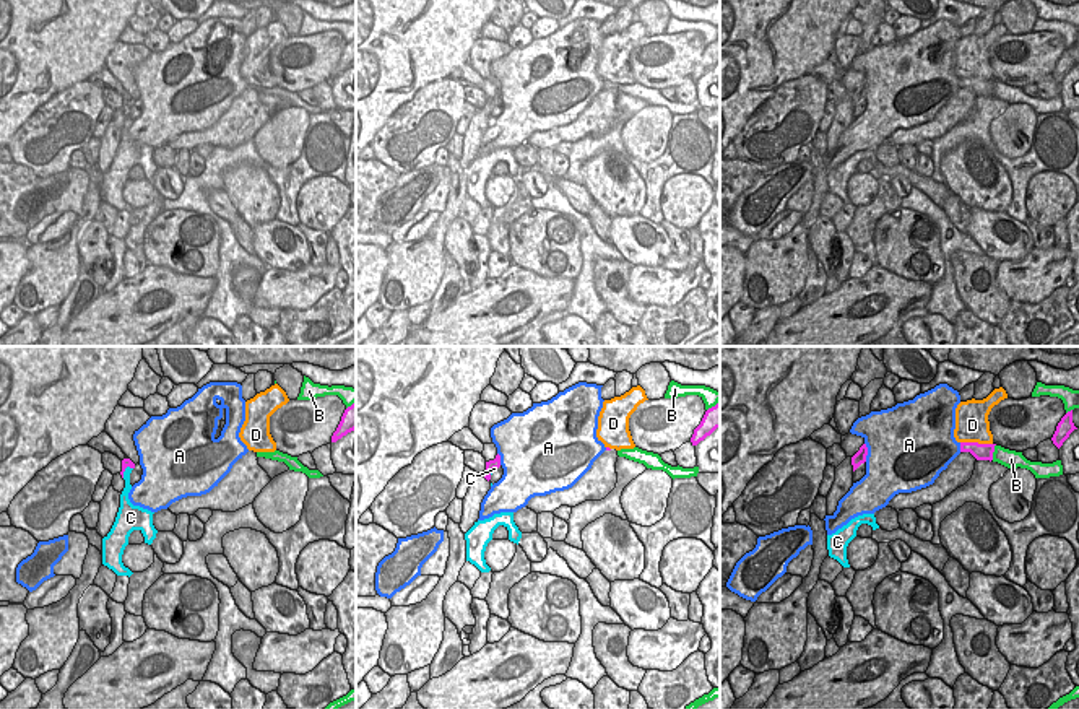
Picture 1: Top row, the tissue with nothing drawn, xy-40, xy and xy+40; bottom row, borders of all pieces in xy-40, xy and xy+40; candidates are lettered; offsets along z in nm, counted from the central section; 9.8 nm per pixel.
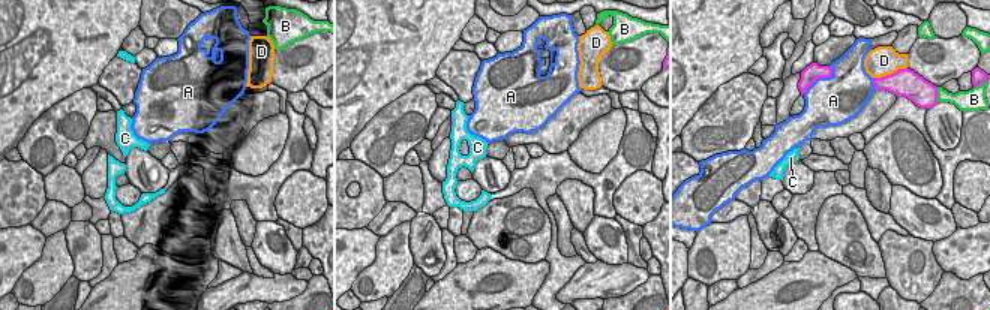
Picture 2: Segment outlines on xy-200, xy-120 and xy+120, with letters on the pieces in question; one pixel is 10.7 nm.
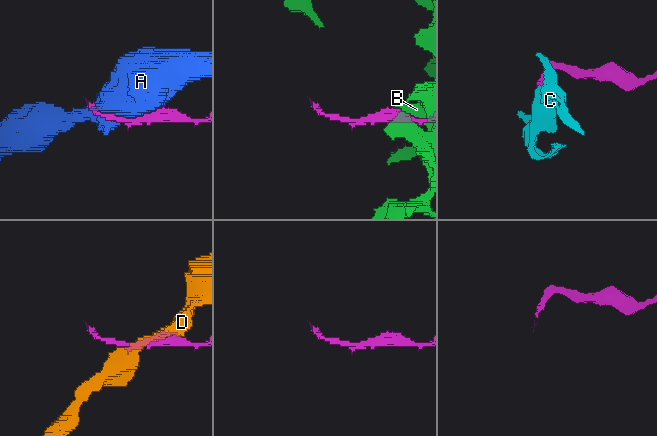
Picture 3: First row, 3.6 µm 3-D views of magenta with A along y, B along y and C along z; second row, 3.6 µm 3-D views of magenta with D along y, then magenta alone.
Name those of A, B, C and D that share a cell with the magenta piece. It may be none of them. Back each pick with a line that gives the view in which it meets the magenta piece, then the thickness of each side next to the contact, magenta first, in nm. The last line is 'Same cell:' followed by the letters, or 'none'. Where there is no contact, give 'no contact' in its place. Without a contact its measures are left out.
Same cell: none

